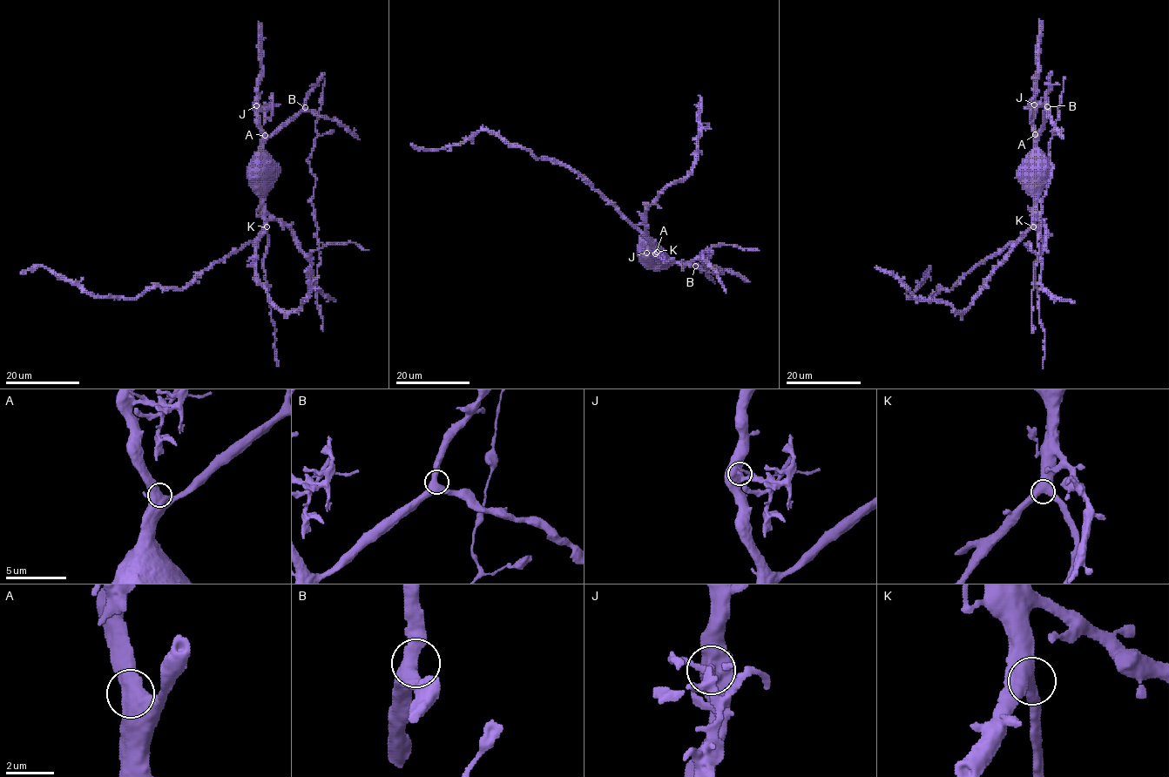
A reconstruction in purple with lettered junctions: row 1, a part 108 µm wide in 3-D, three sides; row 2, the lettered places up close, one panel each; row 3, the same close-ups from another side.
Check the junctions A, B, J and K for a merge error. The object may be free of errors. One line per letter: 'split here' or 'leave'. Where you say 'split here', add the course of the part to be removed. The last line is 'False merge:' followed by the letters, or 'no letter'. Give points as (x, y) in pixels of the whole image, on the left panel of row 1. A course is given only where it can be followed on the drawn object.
A: leave
B: leave
J: split here; course (257, 105), (270, 106), (272, 93)
K: leave
False merge: J

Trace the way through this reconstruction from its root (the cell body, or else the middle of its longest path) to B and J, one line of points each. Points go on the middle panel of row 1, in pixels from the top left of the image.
B: (658, 248), (653, 253), (660, 258), (690, 262), (695, 266)
J: (658, 248), (653, 253), (647, 253)

